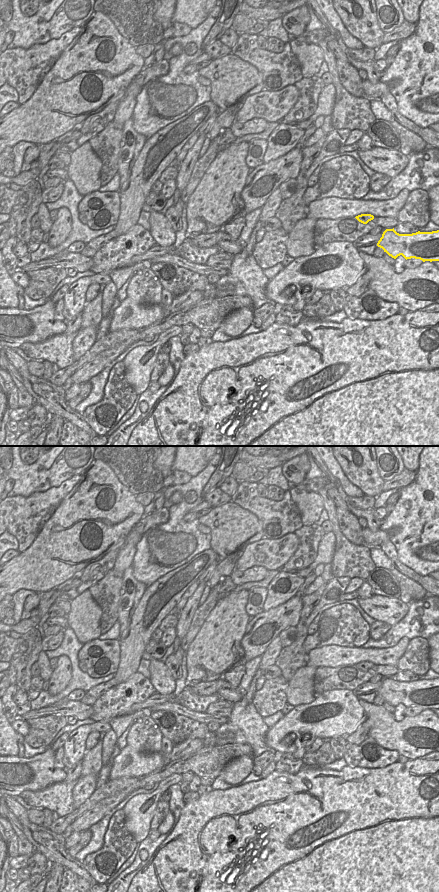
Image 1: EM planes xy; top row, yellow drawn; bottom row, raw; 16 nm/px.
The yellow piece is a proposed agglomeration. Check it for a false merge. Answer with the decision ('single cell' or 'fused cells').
single cell

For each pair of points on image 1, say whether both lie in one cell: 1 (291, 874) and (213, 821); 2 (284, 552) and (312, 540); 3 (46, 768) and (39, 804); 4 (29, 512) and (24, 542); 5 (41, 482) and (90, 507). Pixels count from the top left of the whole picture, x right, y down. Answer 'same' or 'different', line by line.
1: same
2: different
3: different
4: same
5: different

